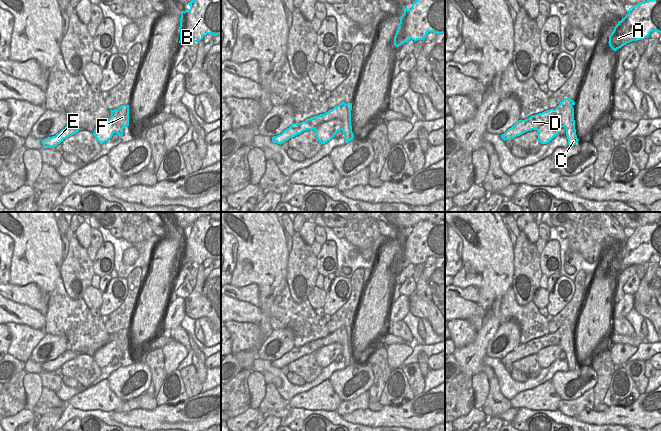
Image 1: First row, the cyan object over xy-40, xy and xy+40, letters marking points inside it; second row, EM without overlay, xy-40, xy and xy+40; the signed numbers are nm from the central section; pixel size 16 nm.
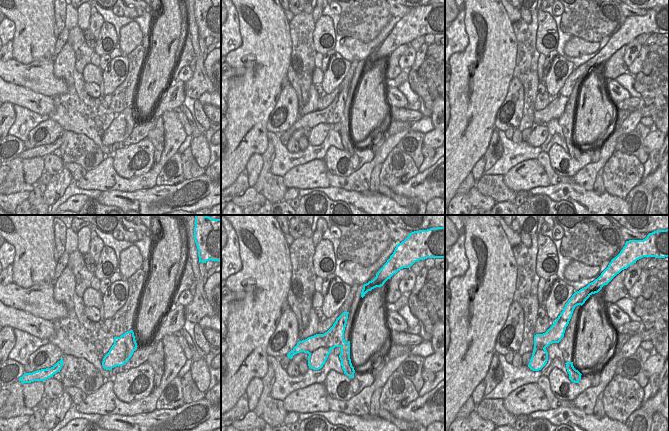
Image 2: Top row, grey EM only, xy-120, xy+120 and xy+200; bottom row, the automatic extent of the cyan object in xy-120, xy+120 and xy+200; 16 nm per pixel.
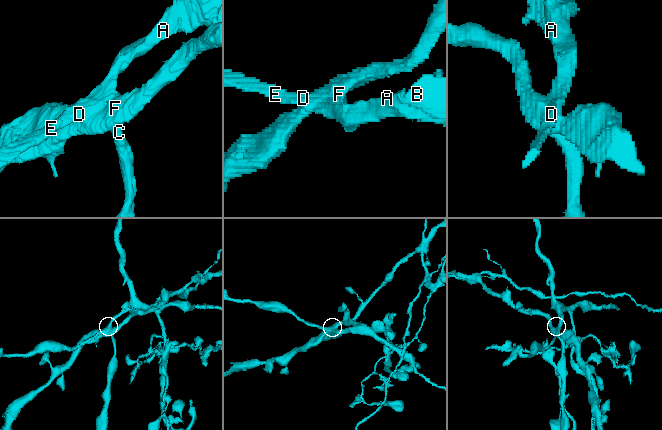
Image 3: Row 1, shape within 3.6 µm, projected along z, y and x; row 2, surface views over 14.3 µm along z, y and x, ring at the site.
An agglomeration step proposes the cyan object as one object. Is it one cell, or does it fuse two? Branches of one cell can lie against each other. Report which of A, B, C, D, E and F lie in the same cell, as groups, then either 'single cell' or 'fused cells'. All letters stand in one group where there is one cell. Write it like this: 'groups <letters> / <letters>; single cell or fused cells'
groups A B C D E / F; fused cells

